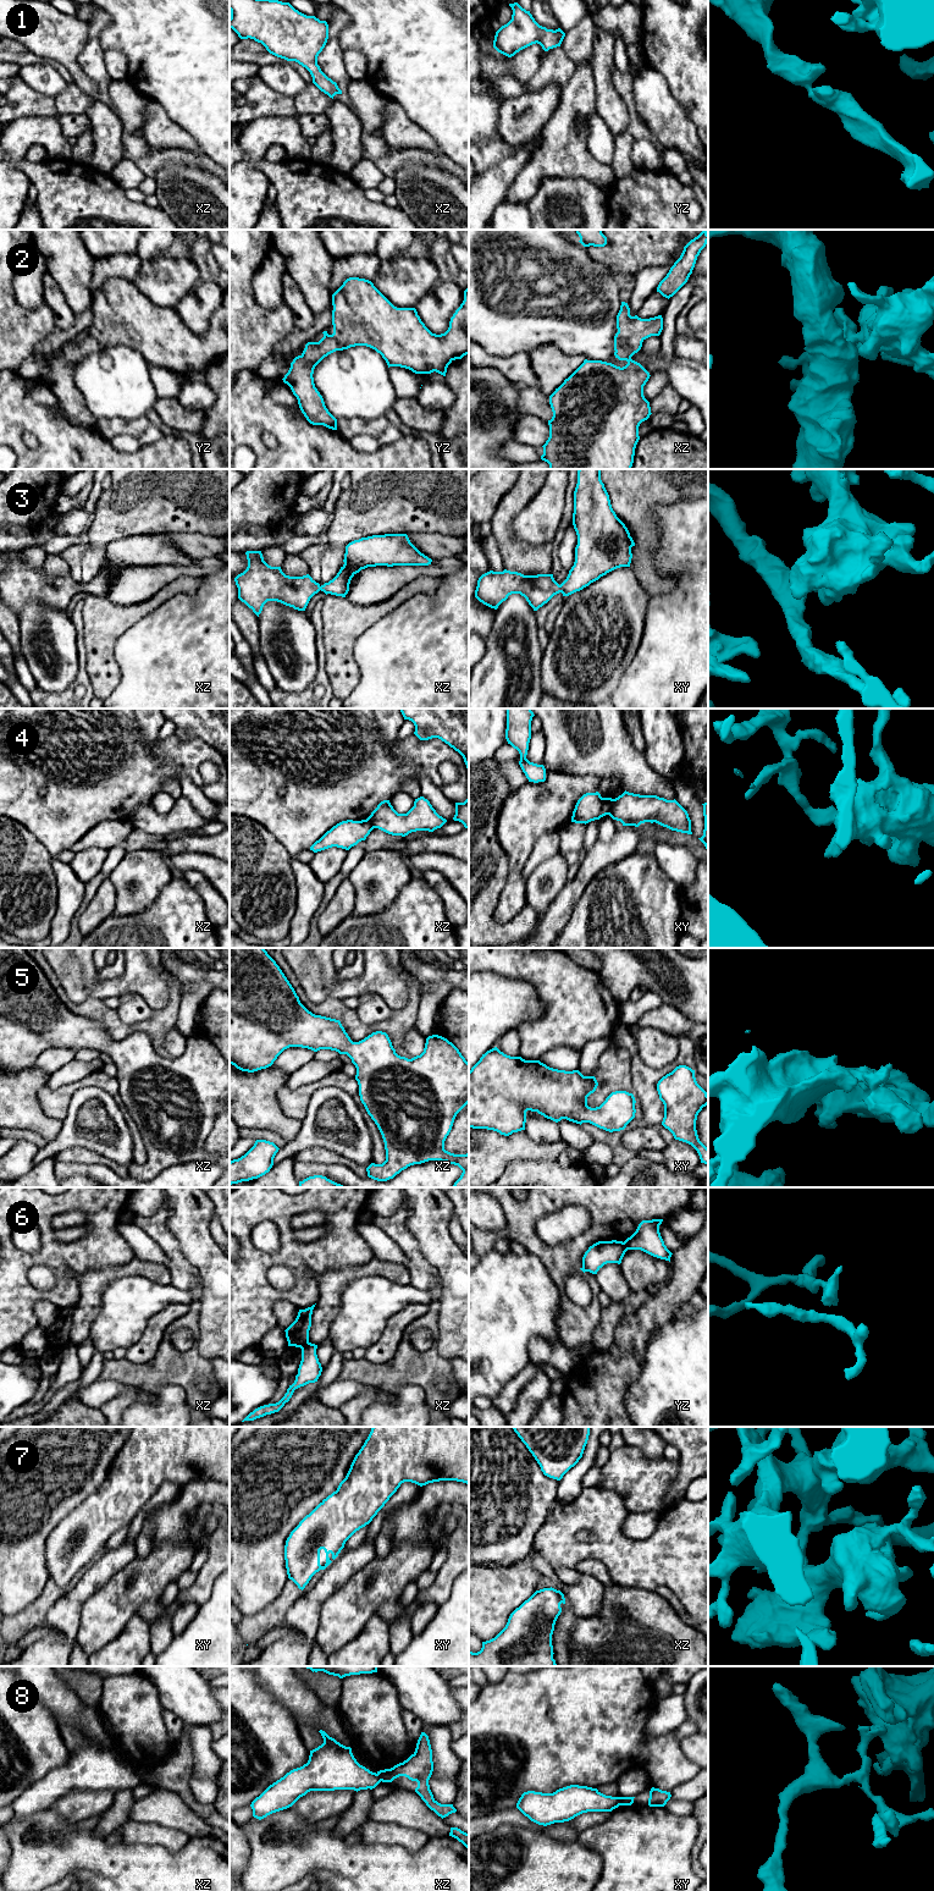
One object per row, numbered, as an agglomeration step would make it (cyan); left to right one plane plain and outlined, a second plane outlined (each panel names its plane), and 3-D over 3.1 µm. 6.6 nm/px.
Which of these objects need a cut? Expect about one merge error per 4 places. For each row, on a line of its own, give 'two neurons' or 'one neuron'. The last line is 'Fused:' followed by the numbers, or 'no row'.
1: one neuron
2: one neuron
3: one neuron
4: two neurons
5: one neuron
6: two neurons
7: one neuron
8: two neurons
Fused: 4, 6, 8

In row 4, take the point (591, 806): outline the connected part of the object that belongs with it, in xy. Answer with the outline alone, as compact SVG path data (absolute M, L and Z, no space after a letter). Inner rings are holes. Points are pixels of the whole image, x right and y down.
M598 792L584 794L576 803L571 822L588 823L608 815L612 798L602 798Z

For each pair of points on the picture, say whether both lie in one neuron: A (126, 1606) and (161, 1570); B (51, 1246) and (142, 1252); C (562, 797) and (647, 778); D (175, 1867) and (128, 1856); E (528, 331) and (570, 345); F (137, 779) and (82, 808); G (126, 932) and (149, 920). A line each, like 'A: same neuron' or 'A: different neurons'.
A: same neuron
B: different neurons
C: different neurons
D: same neuron
E: same neuron
F: same neuron
G: same neuron

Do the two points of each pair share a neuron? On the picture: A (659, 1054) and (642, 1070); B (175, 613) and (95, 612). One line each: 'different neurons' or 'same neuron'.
A: different neurons
B: different neurons

